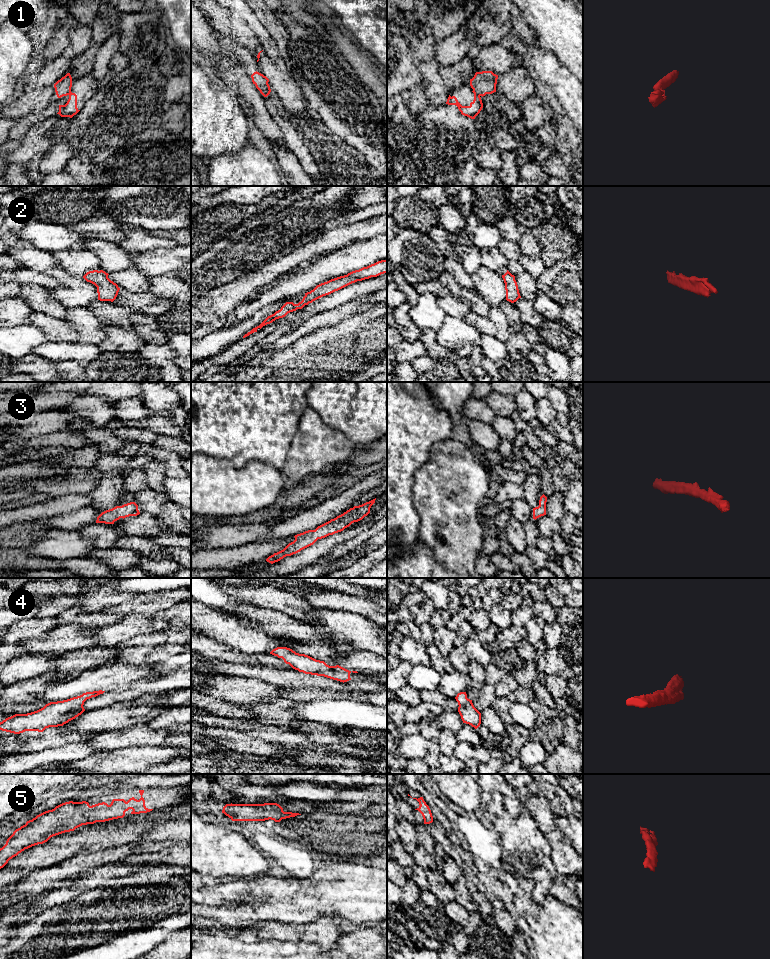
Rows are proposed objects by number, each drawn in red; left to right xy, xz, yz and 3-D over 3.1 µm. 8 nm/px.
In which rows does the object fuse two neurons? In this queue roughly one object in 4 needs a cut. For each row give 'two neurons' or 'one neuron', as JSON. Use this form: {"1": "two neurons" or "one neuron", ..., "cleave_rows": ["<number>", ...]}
{"1": "two neurons", "2": "one neuron", "3": "one neuron", "4": "one neuron", "5": "one neuron", "cleave_rows": ["1"]}

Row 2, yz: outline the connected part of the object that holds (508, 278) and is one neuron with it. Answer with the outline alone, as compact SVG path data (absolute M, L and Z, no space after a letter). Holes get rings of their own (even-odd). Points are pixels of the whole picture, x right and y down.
M508 270L507 272L502 275L502 278L505 283L505 290L506 290L506 300L514 303L519 298L521 298L517 282L515 280L515 276L512 275Z

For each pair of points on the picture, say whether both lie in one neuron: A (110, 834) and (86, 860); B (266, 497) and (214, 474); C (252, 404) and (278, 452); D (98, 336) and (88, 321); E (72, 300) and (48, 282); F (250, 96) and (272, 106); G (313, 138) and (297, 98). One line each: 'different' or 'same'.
A: different
B: same
C: same
D: same
E: different
F: different
G: different

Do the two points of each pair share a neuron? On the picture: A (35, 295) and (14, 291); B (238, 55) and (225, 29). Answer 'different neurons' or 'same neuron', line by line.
A: different neurons
B: different neurons

